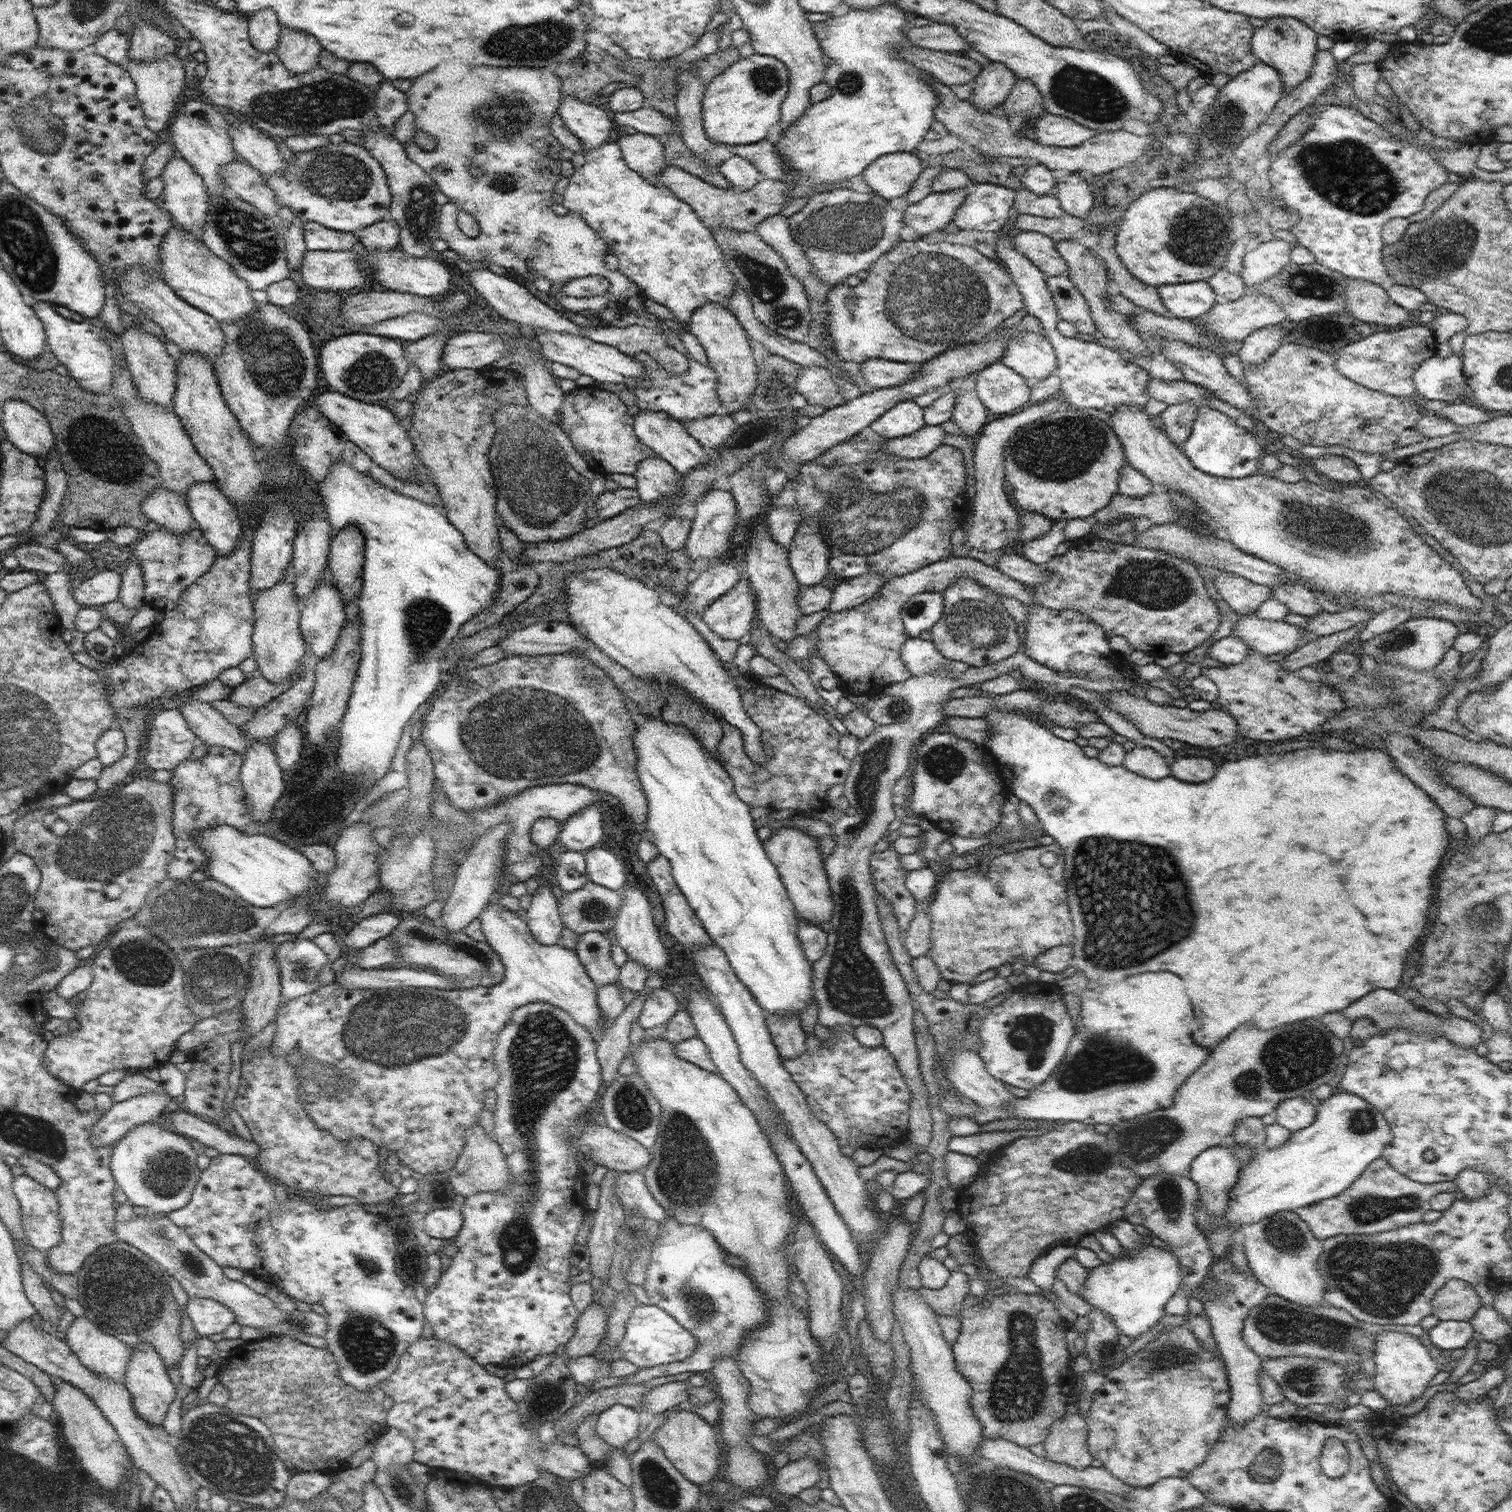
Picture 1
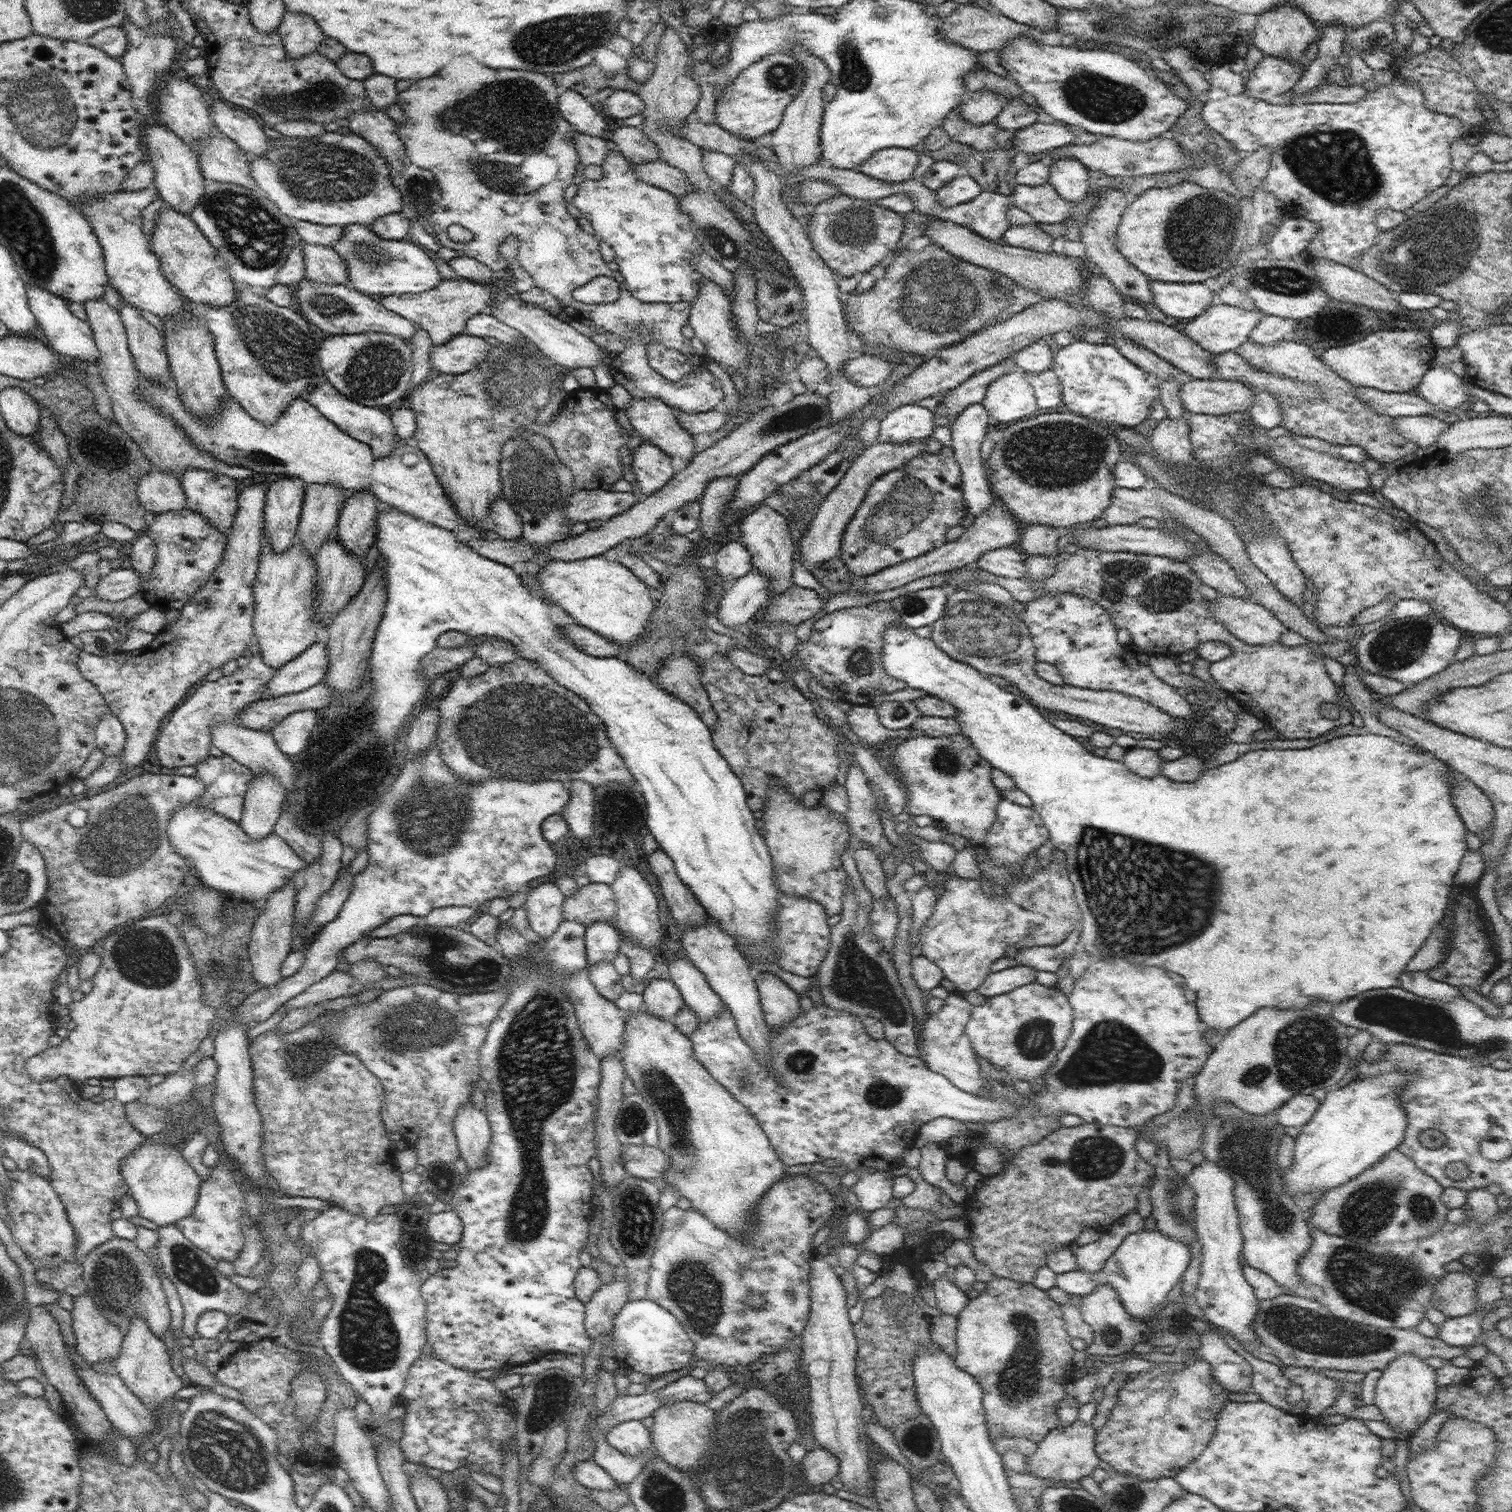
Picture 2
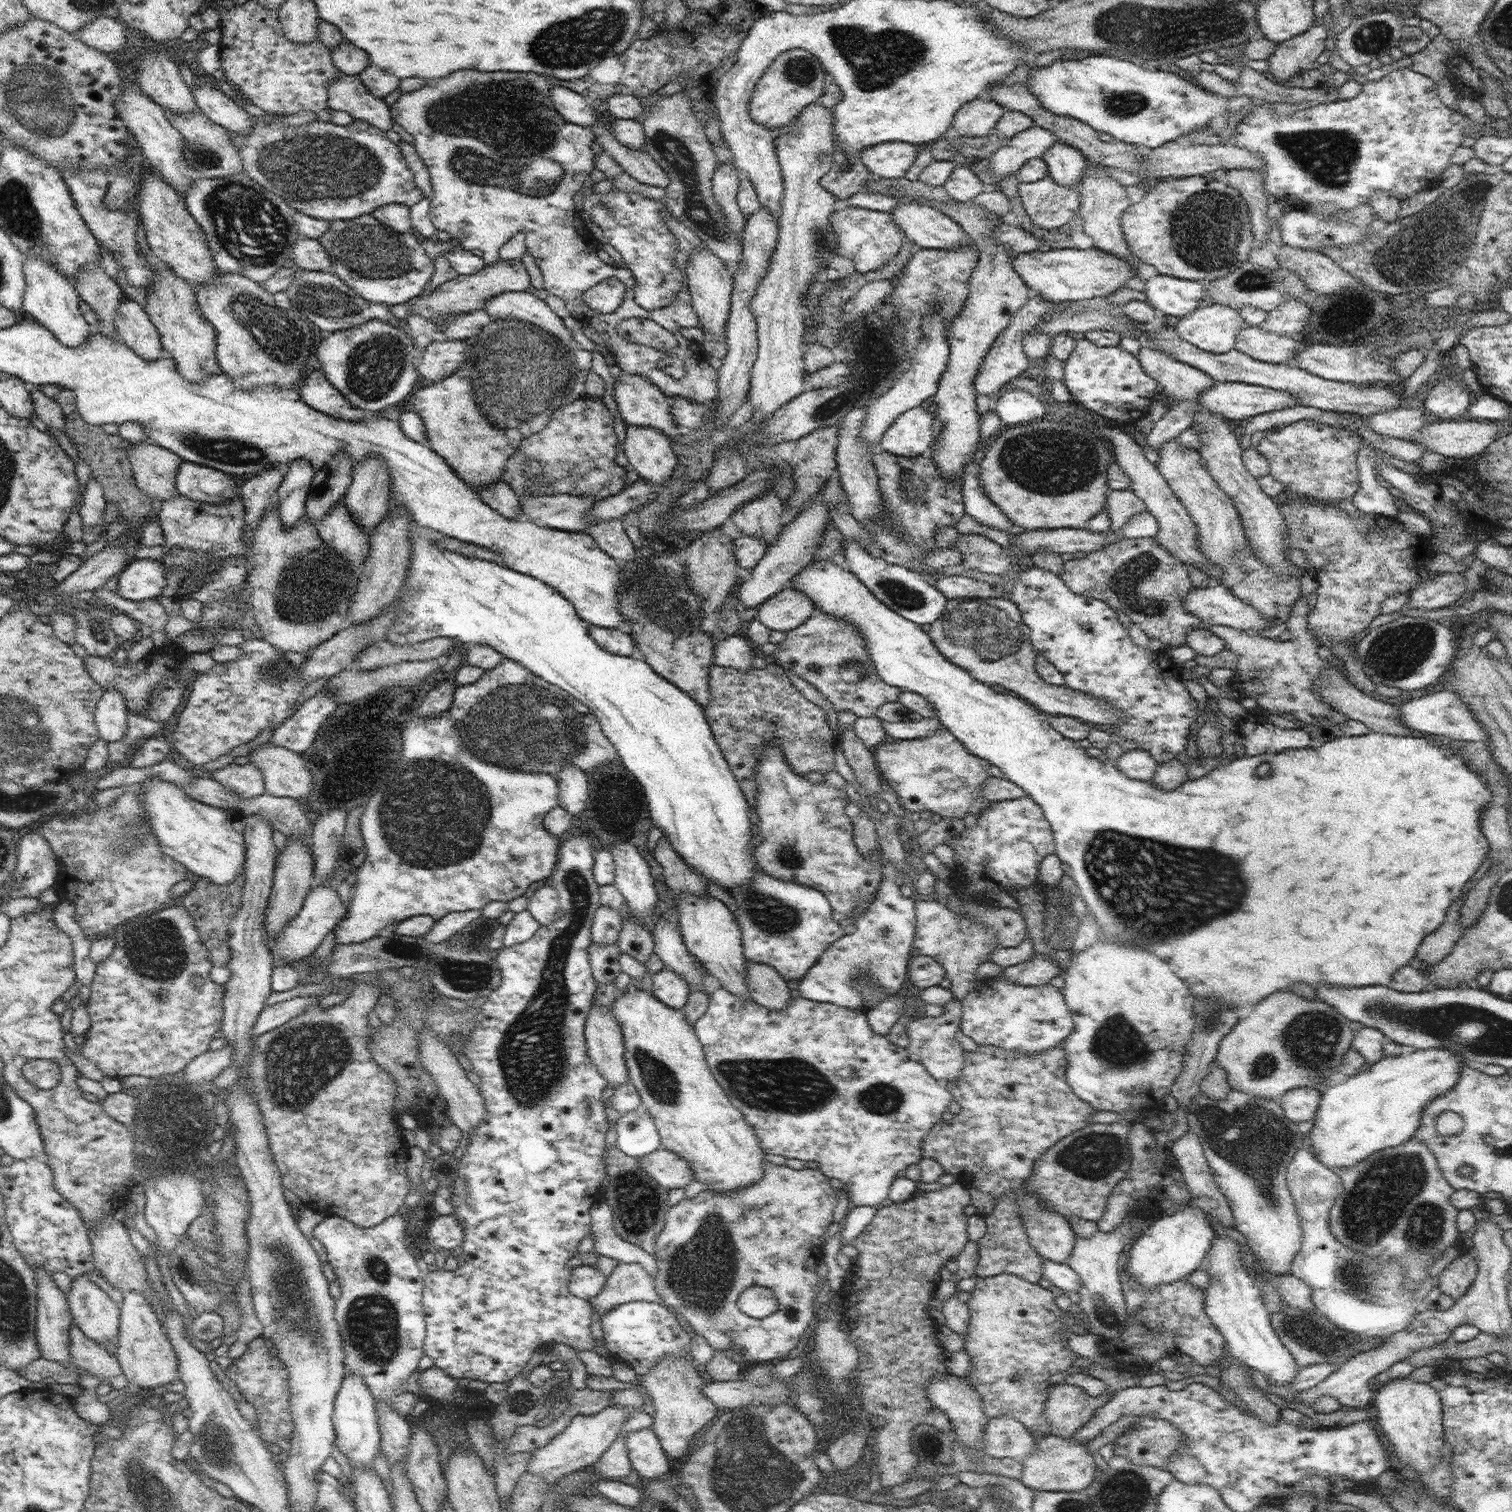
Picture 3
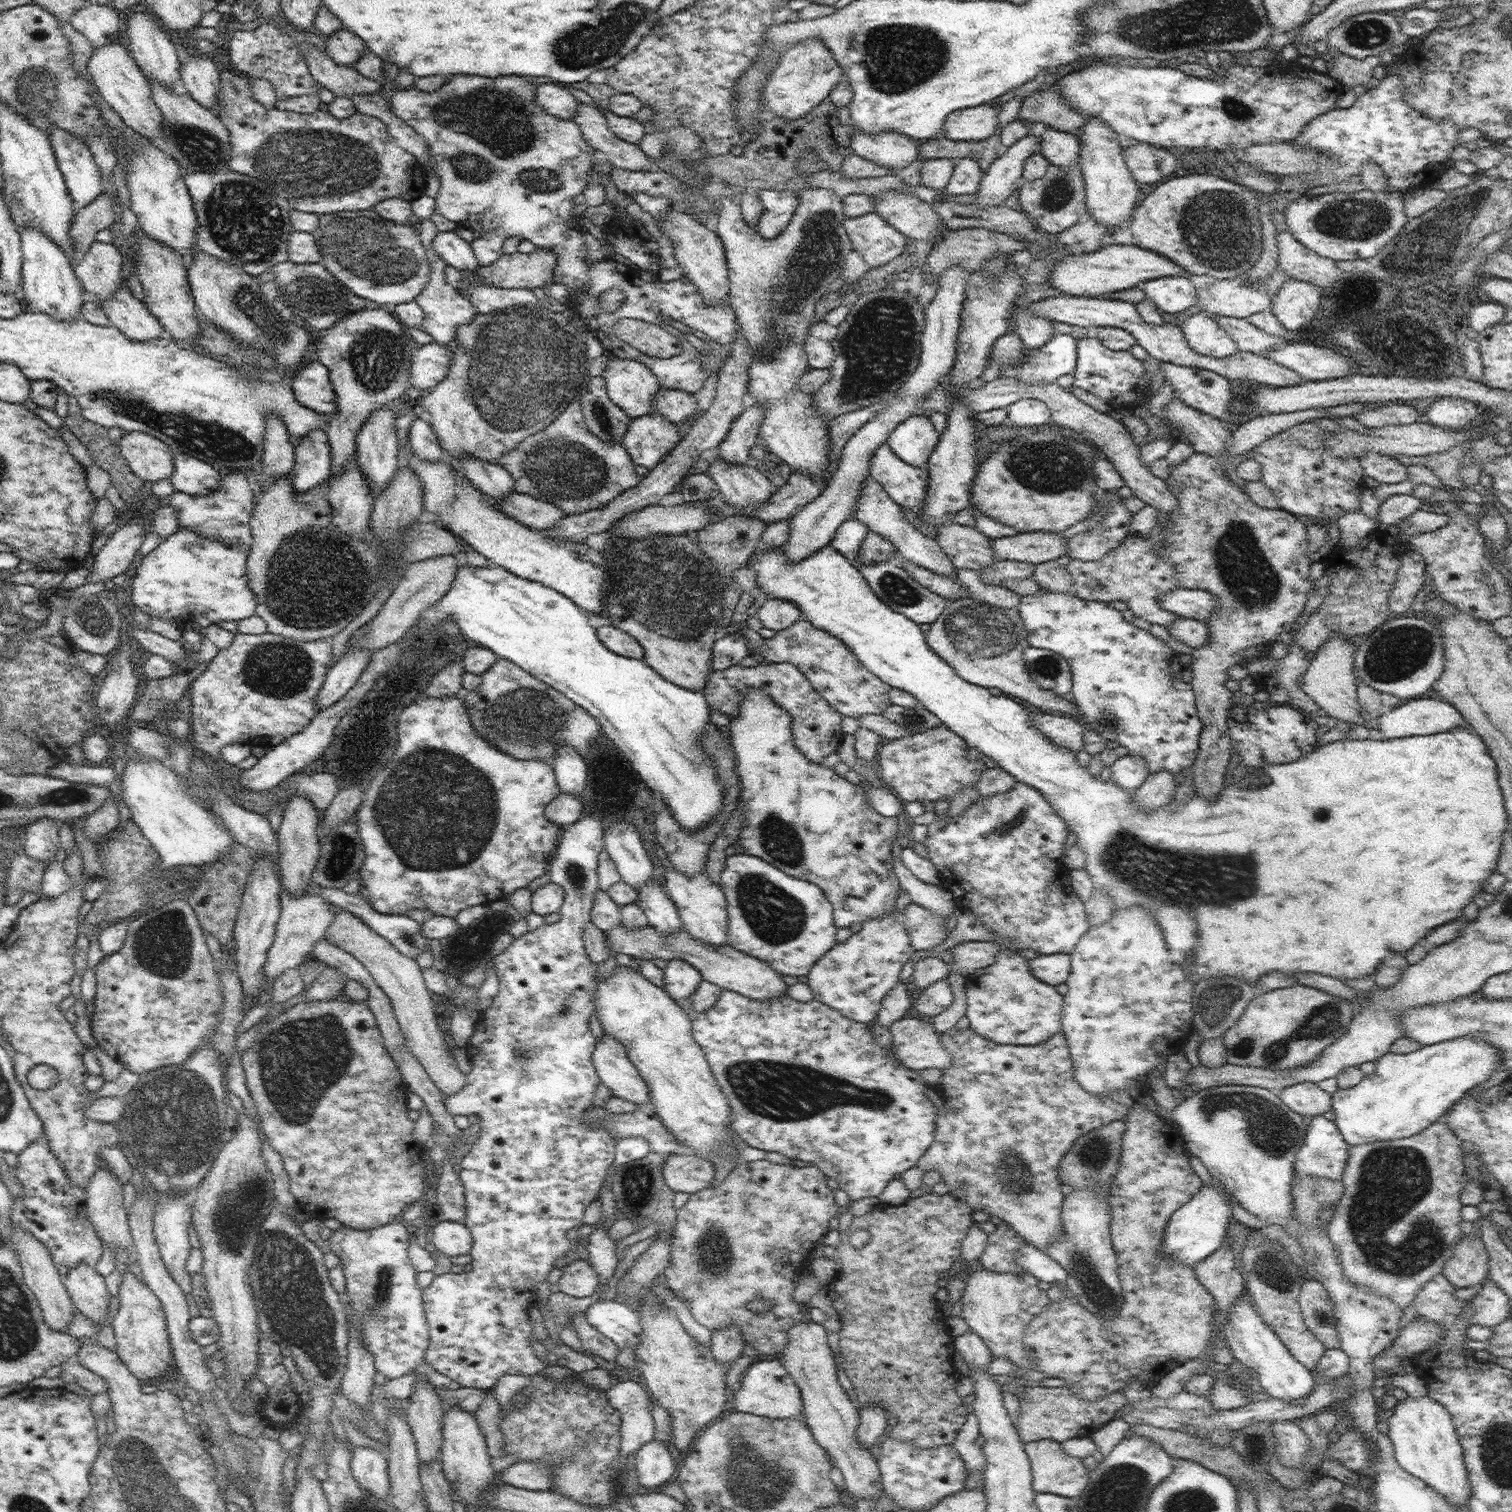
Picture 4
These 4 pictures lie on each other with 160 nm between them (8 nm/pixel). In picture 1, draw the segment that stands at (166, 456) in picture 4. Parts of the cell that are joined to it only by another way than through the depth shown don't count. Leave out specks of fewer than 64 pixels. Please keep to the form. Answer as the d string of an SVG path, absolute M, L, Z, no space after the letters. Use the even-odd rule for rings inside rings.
M162 486L153 490L141 502L141 509L150 521L176 534L187 533L196 526L188 506L187 495Z

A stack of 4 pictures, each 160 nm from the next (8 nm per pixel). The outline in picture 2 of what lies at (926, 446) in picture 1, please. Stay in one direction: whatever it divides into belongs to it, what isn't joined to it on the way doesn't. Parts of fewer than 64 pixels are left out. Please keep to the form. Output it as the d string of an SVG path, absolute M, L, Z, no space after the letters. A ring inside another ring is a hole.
M929 436L925 440L903 442L902 444L879 442L866 446L861 454L851 462L842 480L827 494L824 502L819 504L818 513L812 519L807 530L797 536L800 540L801 561L806 569L812 572L813 568L819 567L822 562L829 561L832 557L841 554L845 528L863 503L869 486L884 473L902 466L907 460L922 452L926 452L925 446L931 438L932 436Z

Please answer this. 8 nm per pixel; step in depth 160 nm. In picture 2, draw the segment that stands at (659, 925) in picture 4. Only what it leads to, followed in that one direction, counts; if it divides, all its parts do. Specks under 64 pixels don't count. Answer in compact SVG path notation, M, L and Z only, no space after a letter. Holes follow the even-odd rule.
M688 957L667 961L667 970L670 972L671 981L681 992L685 1004L697 1012L700 1023L719 1013L722 1008L719 996Z

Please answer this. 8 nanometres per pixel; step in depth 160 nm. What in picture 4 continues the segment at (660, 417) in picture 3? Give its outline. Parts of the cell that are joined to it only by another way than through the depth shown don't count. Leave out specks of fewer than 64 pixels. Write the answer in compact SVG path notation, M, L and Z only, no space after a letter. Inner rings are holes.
M611 356L601 375L609 399L631 420L657 412L653 398L661 386L642 361Z

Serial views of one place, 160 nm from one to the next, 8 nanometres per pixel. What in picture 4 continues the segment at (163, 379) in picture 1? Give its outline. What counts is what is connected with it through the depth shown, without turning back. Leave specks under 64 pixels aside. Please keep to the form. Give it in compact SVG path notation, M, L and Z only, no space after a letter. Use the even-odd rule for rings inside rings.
M126 283L113 294L112 298L104 299L101 303L103 311L107 314L111 325L123 332L129 339L138 342L146 342L155 339L162 332L158 319L146 308L146 304L132 295Z

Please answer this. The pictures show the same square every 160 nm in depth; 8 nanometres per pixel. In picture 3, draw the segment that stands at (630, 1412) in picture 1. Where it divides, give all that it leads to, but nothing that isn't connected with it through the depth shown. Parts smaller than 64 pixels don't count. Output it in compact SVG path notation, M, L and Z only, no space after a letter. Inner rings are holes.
M652 1427L631 1432L626 1446L634 1470L642 1477L656 1479L670 1470L670 1460Z

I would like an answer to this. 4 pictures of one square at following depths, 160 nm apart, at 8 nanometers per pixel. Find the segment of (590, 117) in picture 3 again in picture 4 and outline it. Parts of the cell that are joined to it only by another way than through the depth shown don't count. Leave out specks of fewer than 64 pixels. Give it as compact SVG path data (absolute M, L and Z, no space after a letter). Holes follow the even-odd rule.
M542 83L535 88L537 103L552 116L560 119L574 118L579 101L568 92L568 87L556 83Z

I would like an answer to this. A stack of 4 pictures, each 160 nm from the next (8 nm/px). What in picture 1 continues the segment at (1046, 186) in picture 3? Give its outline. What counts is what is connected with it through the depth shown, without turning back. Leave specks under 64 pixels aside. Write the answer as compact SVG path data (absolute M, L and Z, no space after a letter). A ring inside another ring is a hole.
M1021 188L1016 192L1013 204L1018 207L1017 214L1032 214L1036 217L1048 219L1061 218L1065 214L1054 193L1037 195L1030 190Z

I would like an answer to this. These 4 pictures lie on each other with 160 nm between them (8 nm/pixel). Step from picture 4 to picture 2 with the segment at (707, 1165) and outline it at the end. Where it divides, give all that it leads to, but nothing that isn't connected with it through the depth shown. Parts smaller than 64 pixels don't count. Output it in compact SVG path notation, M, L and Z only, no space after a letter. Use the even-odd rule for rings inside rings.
M622 1145L622 1166L628 1174L650 1182L662 1182L668 1169L668 1156L658 1147Z

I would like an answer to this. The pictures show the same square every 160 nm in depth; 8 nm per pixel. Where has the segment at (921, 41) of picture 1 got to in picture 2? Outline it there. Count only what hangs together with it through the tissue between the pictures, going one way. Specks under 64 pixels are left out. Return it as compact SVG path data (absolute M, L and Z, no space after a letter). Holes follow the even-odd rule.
M960 4L960 8L955 9L950 16L943 17L940 21L939 37L981 53L1005 48L1011 40L1025 36L1028 27L1028 25L1016 22L1003 14L992 15L984 7L977 7L973 4L962 6Z

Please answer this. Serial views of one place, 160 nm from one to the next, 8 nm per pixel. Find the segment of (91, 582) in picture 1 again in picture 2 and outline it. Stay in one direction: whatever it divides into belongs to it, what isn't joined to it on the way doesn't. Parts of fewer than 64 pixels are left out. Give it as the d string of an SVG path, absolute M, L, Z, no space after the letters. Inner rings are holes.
M134 568L114 569L106 577L99 579L93 595L107 602L126 600L141 590L140 573Z

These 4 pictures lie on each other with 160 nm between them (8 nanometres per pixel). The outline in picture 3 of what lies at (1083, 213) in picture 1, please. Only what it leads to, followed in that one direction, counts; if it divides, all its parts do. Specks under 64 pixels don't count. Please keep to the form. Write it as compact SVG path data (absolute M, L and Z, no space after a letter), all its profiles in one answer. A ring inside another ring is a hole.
M1060 140L1046 150L1043 160L1052 180L1068 188L1082 184L1082 176L1089 164L1080 150Z

